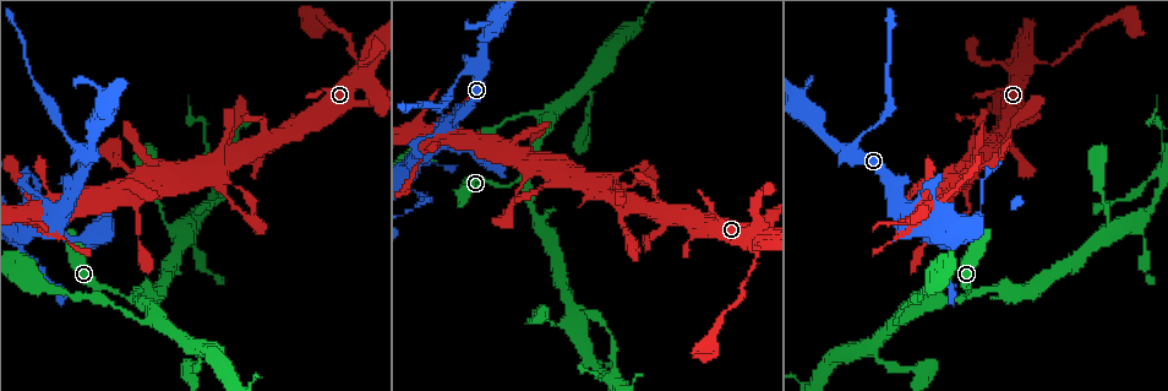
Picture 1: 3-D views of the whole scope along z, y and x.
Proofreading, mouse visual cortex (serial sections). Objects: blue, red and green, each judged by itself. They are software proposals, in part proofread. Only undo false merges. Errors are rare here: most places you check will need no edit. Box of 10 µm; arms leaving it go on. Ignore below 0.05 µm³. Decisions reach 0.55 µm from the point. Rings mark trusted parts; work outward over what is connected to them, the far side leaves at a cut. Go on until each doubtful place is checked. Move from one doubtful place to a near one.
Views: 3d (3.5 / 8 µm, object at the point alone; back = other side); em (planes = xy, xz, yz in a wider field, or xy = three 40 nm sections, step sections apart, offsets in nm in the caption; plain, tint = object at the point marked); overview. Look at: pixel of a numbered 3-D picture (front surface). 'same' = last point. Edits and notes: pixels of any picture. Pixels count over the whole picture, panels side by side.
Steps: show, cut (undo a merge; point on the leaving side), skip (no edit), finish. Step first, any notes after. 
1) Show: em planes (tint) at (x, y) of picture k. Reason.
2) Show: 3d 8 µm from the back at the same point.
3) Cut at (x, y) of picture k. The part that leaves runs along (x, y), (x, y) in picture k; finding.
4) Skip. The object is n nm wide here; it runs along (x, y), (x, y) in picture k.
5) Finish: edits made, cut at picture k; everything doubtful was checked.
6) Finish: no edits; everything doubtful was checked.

Show: 3d 8 µm at (413, 190) of picture 1. Thin arm on a thick one.

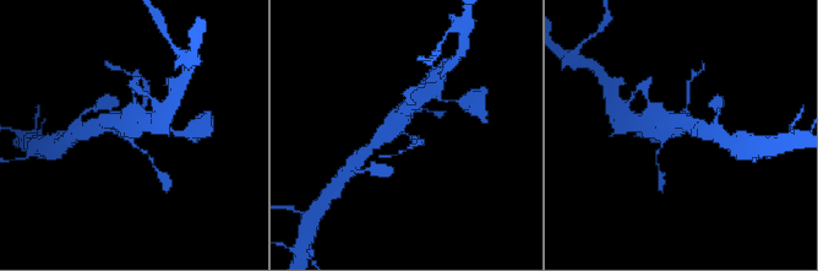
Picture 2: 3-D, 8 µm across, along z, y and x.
Show: 3d 3.5 µm at the same point.

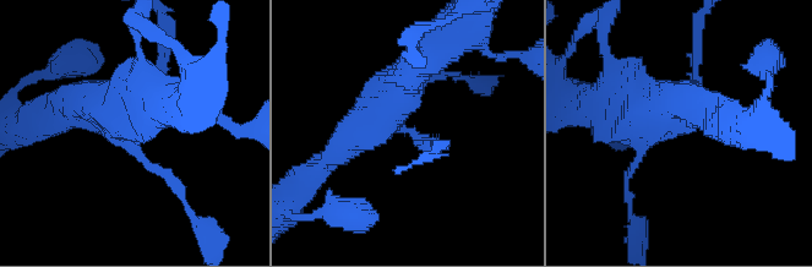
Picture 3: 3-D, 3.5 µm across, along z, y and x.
Show: em planes (tint) at (683, 127) of picture 3.

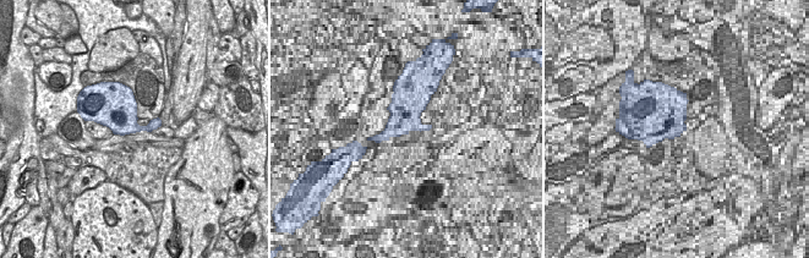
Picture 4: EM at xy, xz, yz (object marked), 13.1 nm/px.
Skip. The arms are 150, 500, 500 nm wide; it runs along (632, 105), (682, 127), (697, 53) in picture 3; one cell here.

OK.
Show: 3d 3.5 µm at (981, 209) of picture 1.

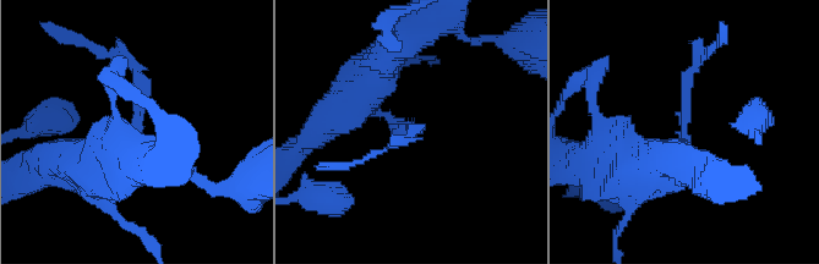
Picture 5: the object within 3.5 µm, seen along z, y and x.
Show: em planes (tint) at (681, 124) of picture 5. The arms are 100, 150 nm wide; now the EM.

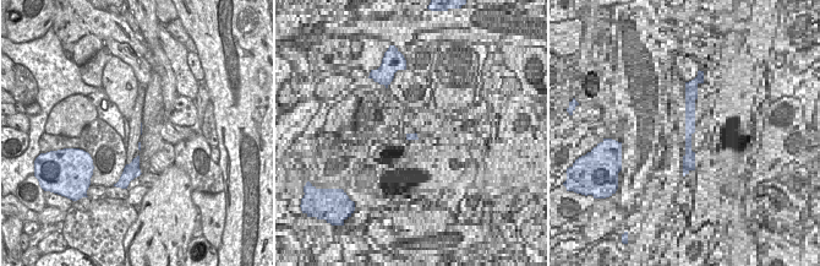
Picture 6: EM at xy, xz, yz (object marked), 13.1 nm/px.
Skip. All the same cell.

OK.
Show: em xy step 5 (tint) at (517, 181) of picture 1.

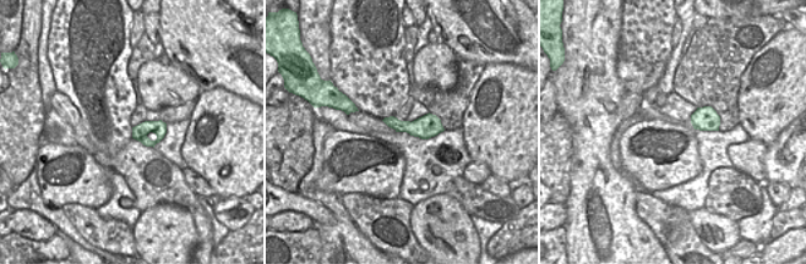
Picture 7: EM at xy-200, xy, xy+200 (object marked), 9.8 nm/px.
Show: 3d 3.5 µm from the back at the same point.

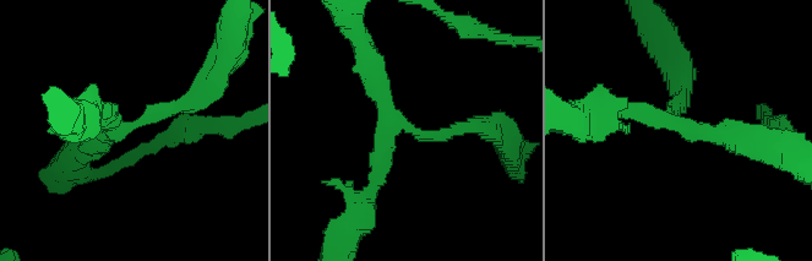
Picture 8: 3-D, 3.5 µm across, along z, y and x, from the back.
Skip. 3 arms meet here; the arms are 200, 200, 300 nm wide; it runs along (201, 94), (136, 124), (99, 109) in picture 8; all the same cell.

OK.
Show: 3d 3.5 µm from the back at (903, 315) of picture 1. A fork.

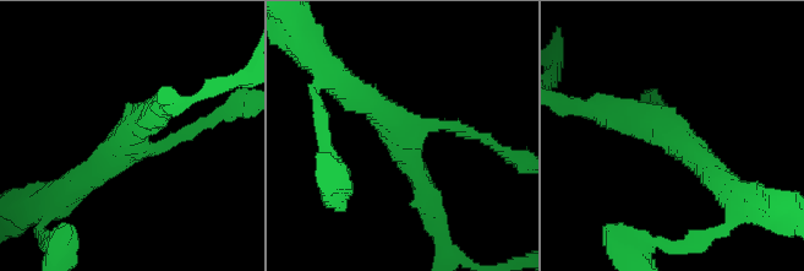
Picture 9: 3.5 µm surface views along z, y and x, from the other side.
Show: em planes (tint) at (128, 138) of picture 9. 3 arms meet here; the arms are 150, 300, 350 nm wide; shape alone is not enough.

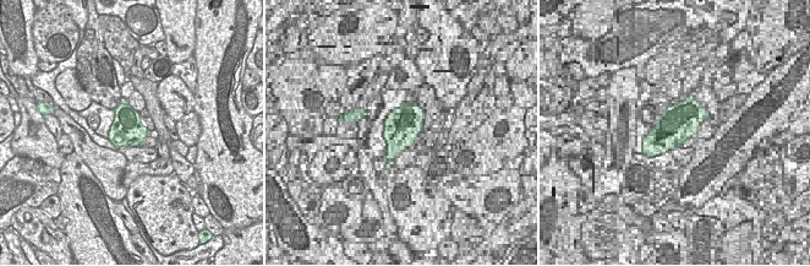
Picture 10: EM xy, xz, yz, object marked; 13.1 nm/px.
Show: em xy step 5 (tint) at the same point. Cut it another way.

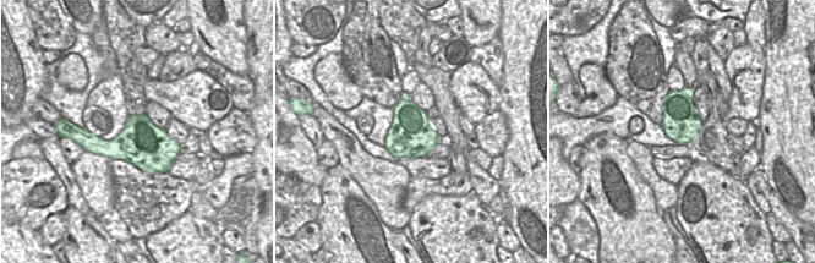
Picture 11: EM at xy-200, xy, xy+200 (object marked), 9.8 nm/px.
Skip. It runs along (427, 201), (397, 125), (348, 87) in picture 9; all the same cell.

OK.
Finish: no edits; everything doubtful was checked.

